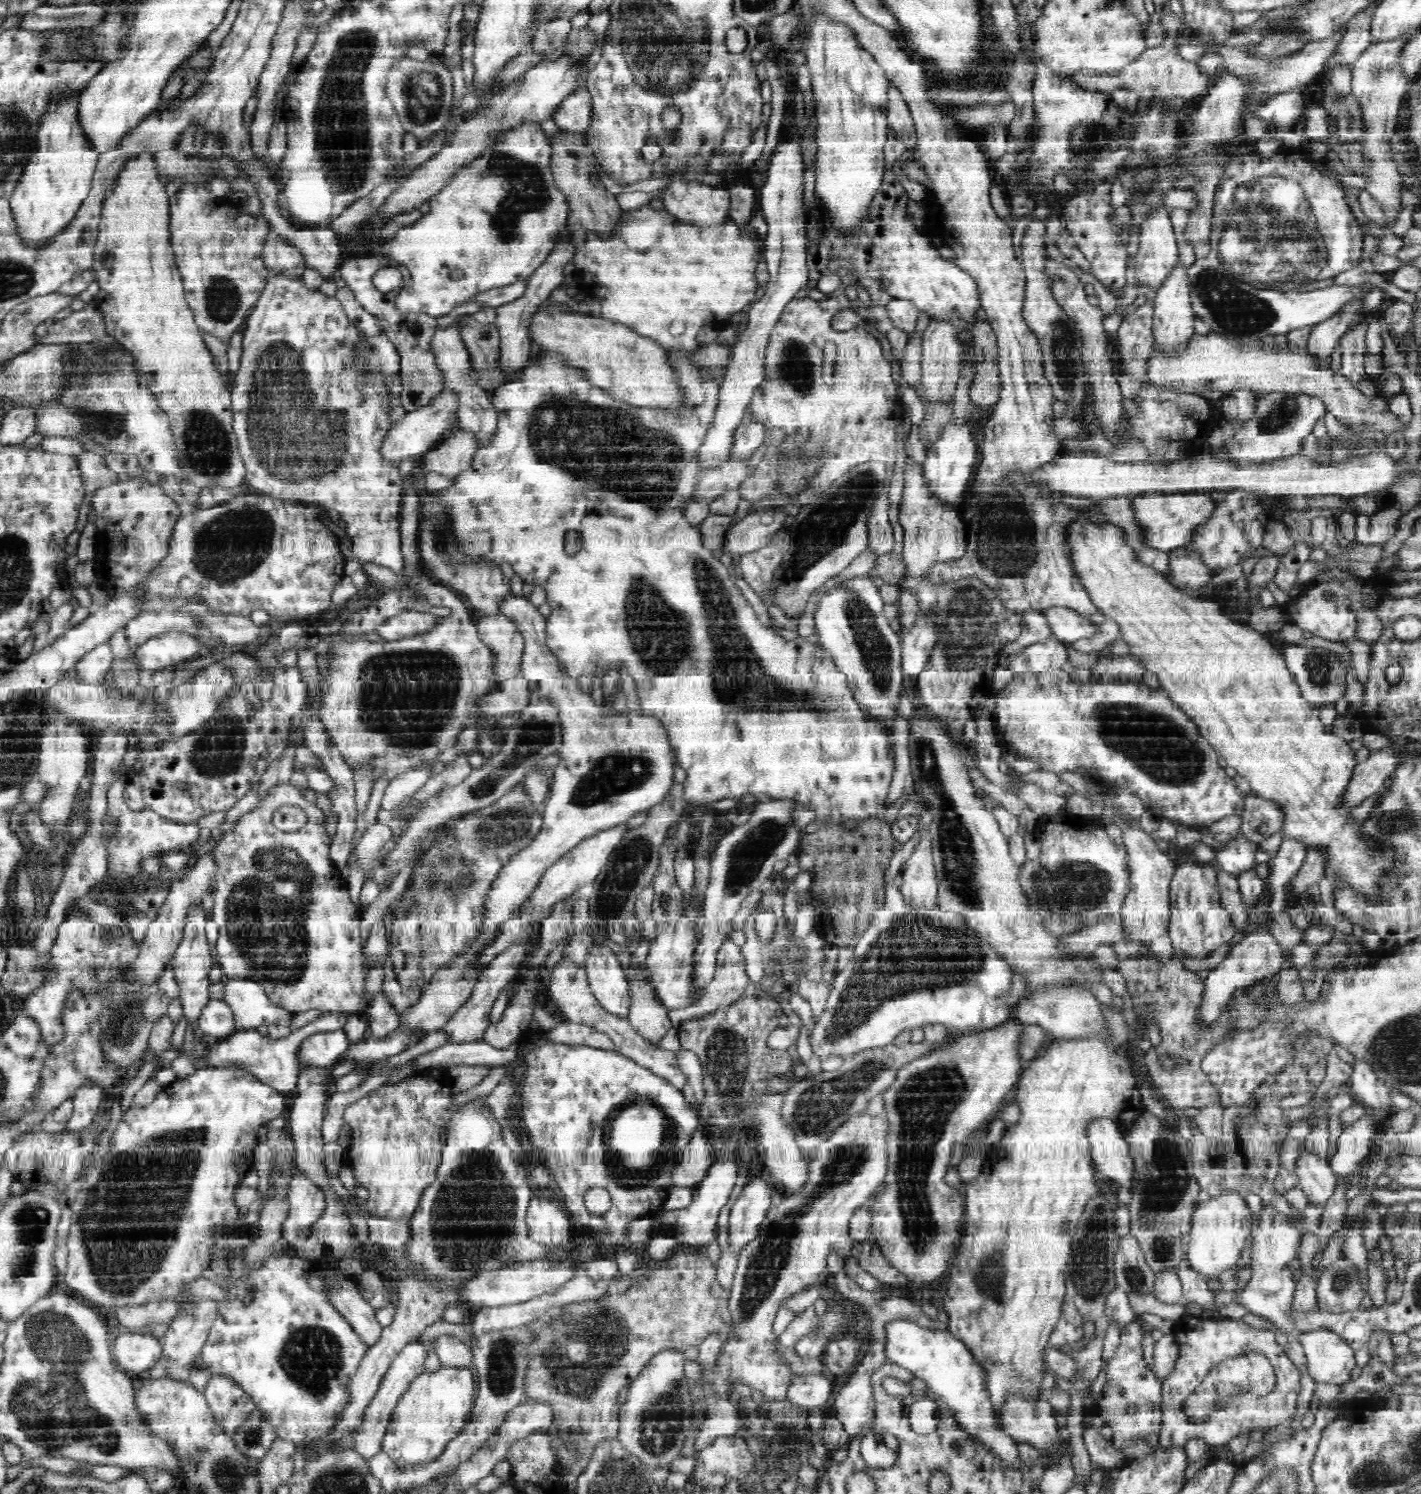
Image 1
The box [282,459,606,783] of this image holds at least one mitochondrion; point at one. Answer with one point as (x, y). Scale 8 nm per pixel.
(405, 695)

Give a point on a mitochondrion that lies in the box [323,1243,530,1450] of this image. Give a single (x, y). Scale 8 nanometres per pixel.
(502, 1375)

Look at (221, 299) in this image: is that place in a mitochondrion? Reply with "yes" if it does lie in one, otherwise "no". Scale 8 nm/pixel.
yes

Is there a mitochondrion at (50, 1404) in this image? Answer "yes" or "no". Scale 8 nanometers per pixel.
yes

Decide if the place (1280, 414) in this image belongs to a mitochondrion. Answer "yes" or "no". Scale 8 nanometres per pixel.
yes

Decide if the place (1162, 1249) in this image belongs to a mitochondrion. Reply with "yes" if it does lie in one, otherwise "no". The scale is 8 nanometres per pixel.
yes

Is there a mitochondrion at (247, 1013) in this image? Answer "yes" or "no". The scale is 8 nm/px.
no

